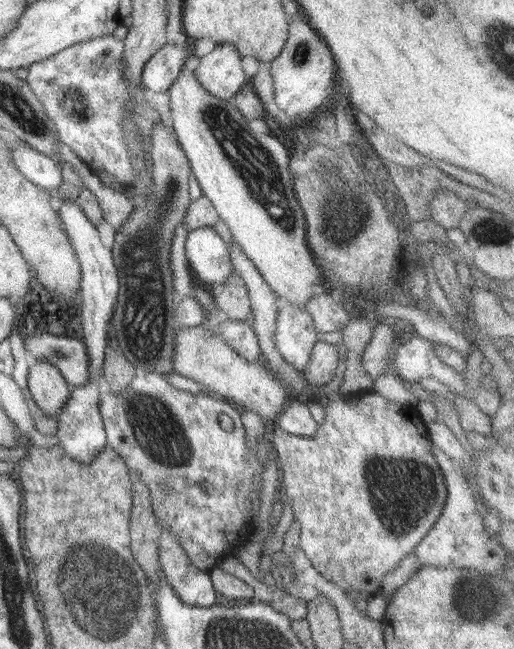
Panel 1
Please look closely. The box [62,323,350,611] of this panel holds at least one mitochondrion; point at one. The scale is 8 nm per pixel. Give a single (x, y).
(155, 430)

